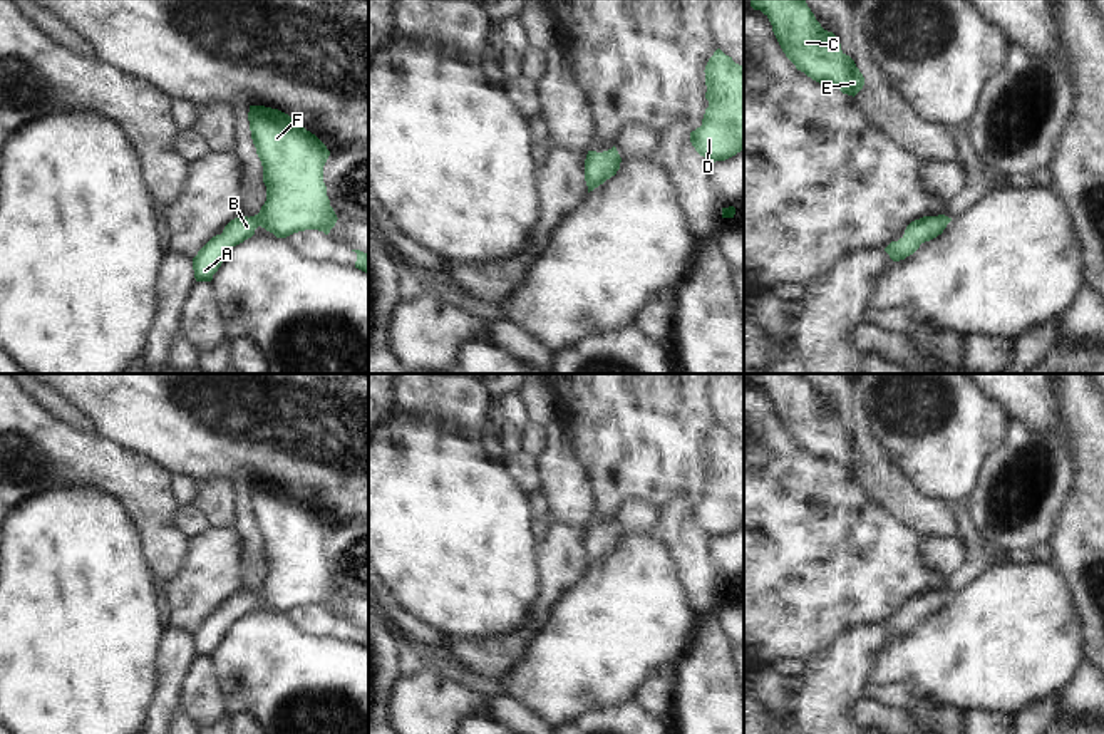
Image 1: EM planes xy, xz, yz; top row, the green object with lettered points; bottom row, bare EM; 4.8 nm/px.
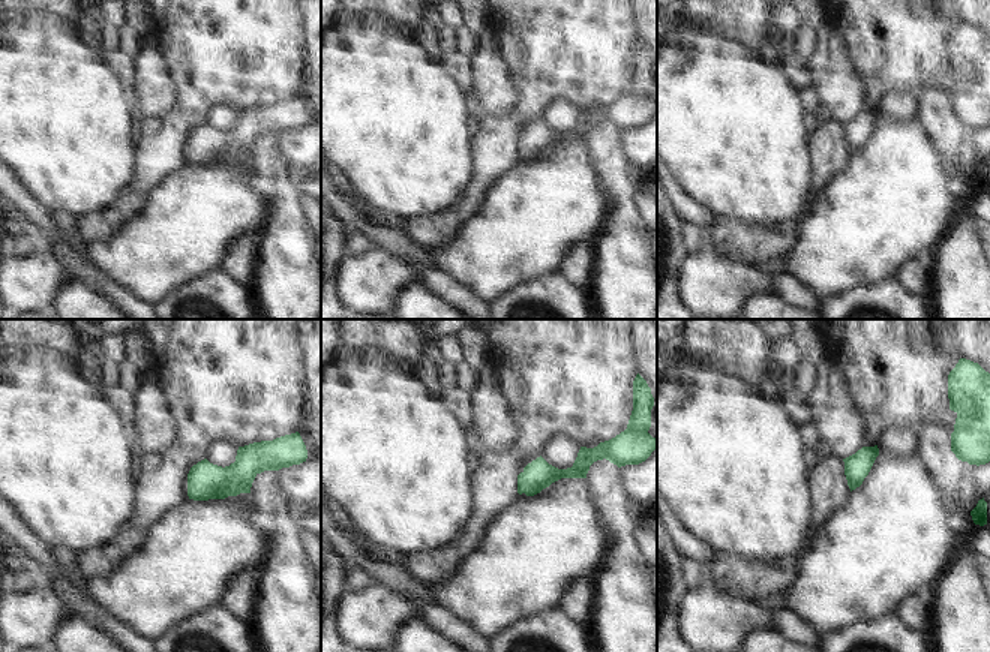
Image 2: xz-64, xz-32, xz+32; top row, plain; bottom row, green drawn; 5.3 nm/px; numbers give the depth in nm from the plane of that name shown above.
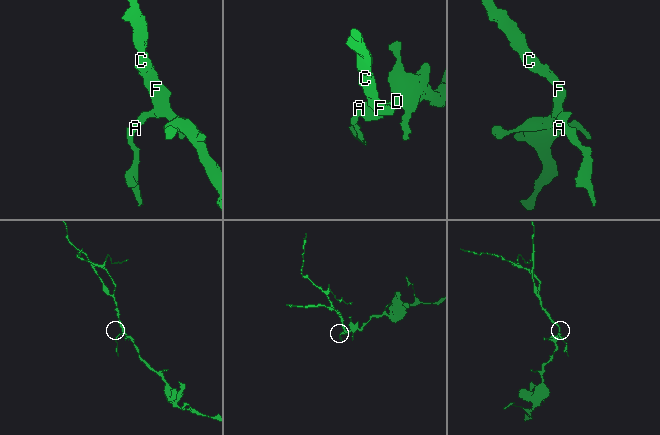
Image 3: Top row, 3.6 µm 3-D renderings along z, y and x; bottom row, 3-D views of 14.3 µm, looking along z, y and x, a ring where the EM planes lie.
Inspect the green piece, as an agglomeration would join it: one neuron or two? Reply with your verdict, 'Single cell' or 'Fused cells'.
Single cell.

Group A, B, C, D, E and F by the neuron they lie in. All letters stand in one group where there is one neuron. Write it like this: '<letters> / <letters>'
A B C D E F

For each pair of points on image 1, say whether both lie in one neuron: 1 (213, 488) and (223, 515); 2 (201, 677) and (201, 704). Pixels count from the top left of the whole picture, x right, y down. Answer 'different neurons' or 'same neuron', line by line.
1: same neuron
2: same neuron

